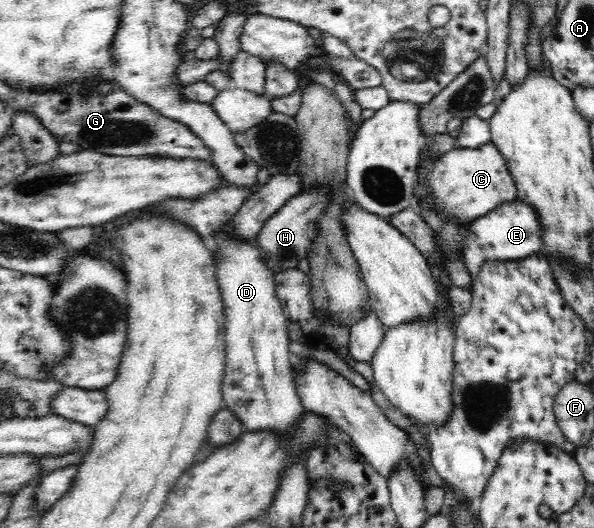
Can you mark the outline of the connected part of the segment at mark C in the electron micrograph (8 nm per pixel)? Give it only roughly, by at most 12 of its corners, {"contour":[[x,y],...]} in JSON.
{"contour":[[493,142],[457,147],[427,182],[465,224],[517,198]]}

